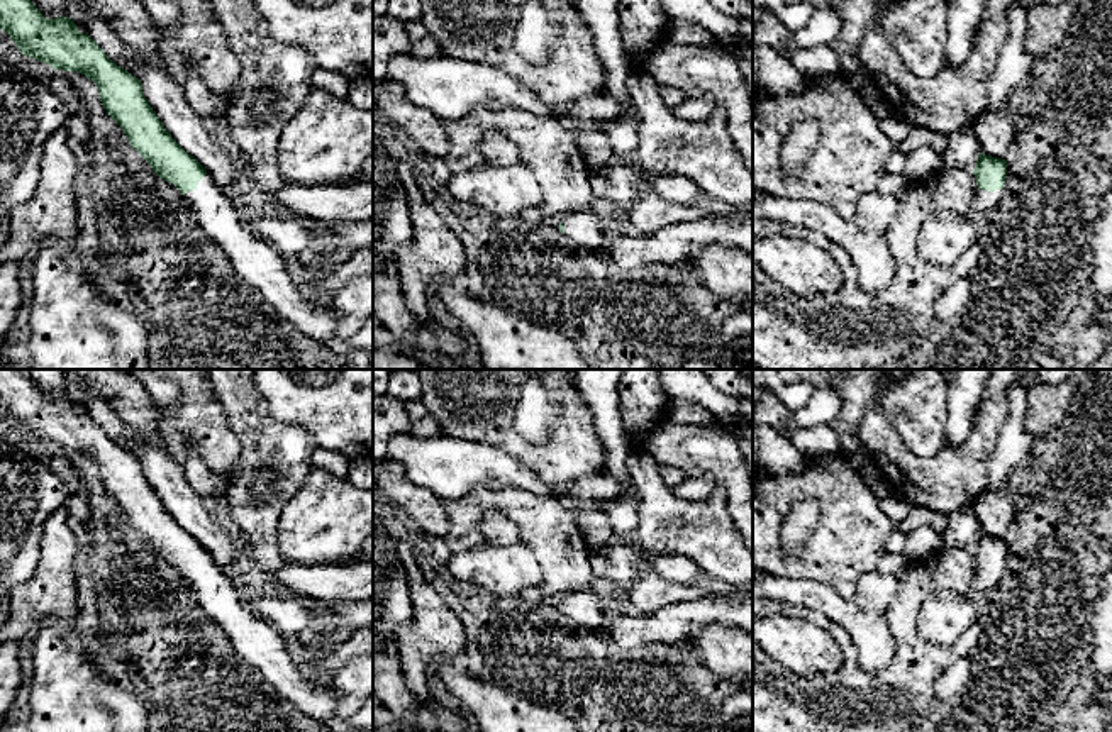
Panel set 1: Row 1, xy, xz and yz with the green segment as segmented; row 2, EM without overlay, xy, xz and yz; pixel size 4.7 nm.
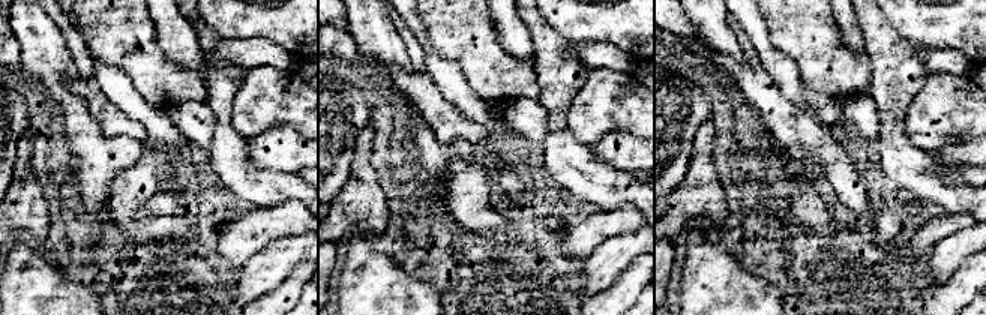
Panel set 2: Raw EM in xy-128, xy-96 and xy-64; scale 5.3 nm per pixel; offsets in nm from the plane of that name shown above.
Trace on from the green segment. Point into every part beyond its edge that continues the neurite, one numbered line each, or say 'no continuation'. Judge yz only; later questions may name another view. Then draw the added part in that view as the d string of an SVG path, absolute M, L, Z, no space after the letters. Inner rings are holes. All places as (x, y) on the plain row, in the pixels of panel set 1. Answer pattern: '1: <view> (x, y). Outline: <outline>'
1: yz (985, 582). Outline: M978 568L975 576L975 600L980 603L990 598L992 593L997 590L1000 580L1002 569L985 571Z

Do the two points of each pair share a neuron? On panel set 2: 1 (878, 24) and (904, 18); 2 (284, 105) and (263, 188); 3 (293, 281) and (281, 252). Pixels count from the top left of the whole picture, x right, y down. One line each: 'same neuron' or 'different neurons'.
1: different neurons
2: different neurons
3: different neurons

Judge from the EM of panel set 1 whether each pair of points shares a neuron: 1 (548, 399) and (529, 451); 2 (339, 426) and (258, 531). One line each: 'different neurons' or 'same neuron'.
1: different neurons
2: different neurons

